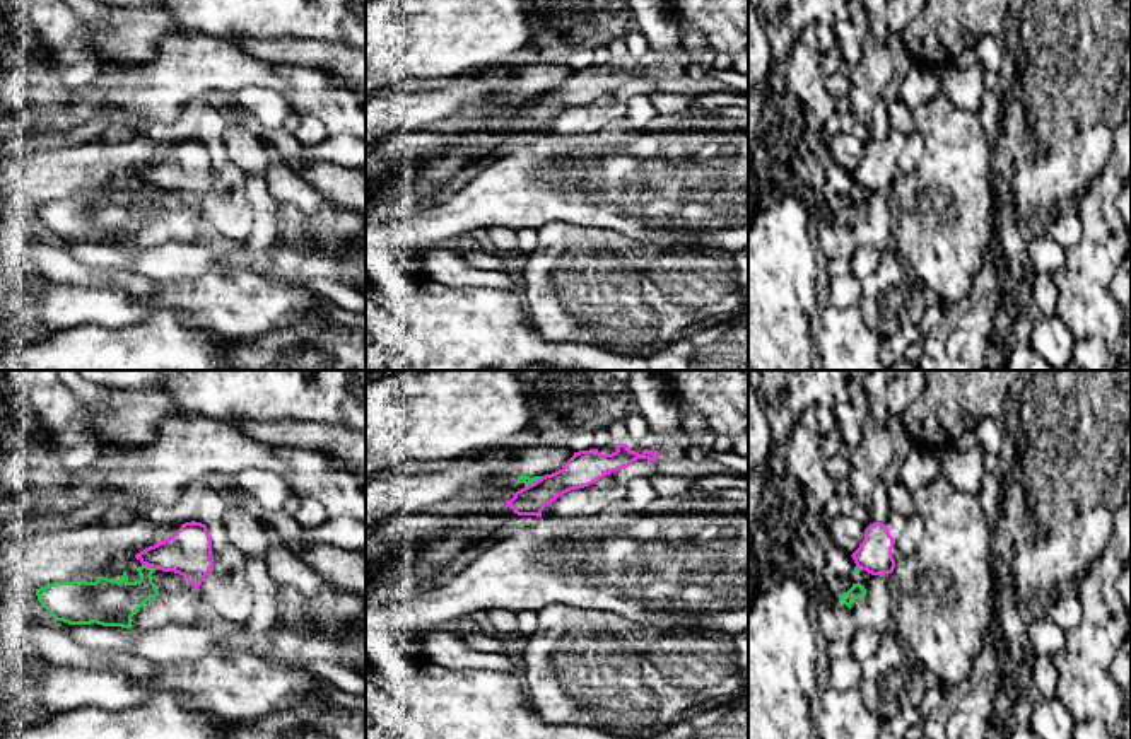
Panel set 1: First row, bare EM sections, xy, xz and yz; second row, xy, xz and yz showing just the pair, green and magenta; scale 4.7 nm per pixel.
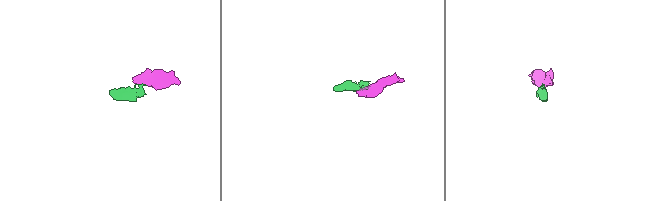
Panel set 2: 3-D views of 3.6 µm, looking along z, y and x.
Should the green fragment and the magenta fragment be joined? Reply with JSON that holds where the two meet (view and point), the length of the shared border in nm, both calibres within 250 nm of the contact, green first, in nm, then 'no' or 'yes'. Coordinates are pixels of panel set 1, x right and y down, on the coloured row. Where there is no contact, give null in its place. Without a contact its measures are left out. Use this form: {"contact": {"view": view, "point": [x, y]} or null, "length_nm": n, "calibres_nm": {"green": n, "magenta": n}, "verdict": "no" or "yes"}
{"contact": {"view": "xy", "point": [149, 567]}, "length_nm": 80, "calibres_nm": {"green": 220, "magenta": 220}, "verdict": "no"}

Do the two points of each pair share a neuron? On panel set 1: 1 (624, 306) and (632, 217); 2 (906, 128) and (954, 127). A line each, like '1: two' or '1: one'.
1: two
2: two

